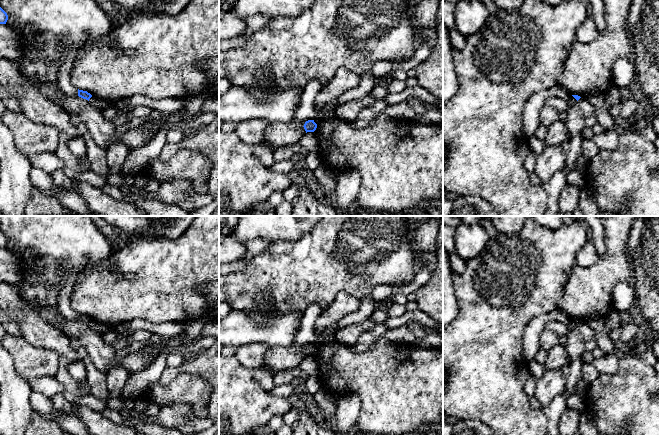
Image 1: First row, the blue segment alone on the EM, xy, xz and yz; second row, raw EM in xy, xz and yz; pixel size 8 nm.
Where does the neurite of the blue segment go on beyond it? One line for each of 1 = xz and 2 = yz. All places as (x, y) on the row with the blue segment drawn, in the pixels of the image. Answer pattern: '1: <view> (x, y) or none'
1: none
2: none

